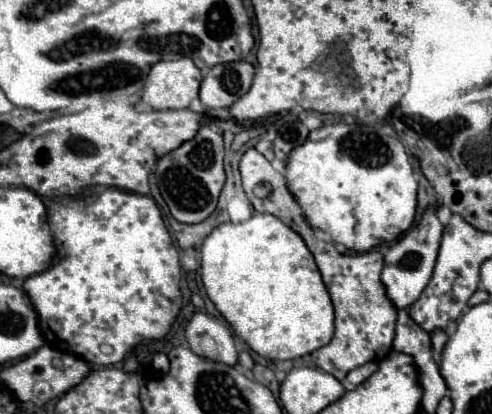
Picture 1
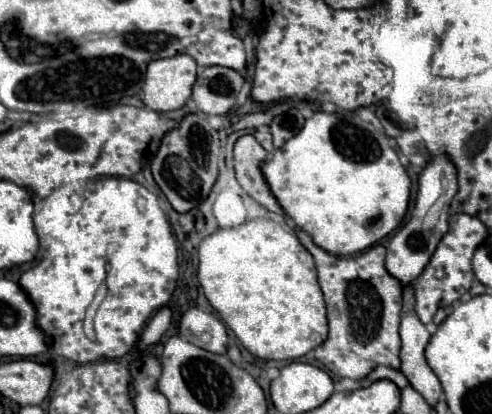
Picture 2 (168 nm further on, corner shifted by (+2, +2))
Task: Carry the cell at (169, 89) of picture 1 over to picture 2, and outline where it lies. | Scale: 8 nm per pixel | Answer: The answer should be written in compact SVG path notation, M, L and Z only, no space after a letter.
M178 54L172 58L162 58L162 60L152 60L148 64L148 74L146 82L142 88L142 102L156 110L156 112L168 112L168 110L178 110L184 106L184 102L192 94L192 84L196 82L196 60L188 54Z

